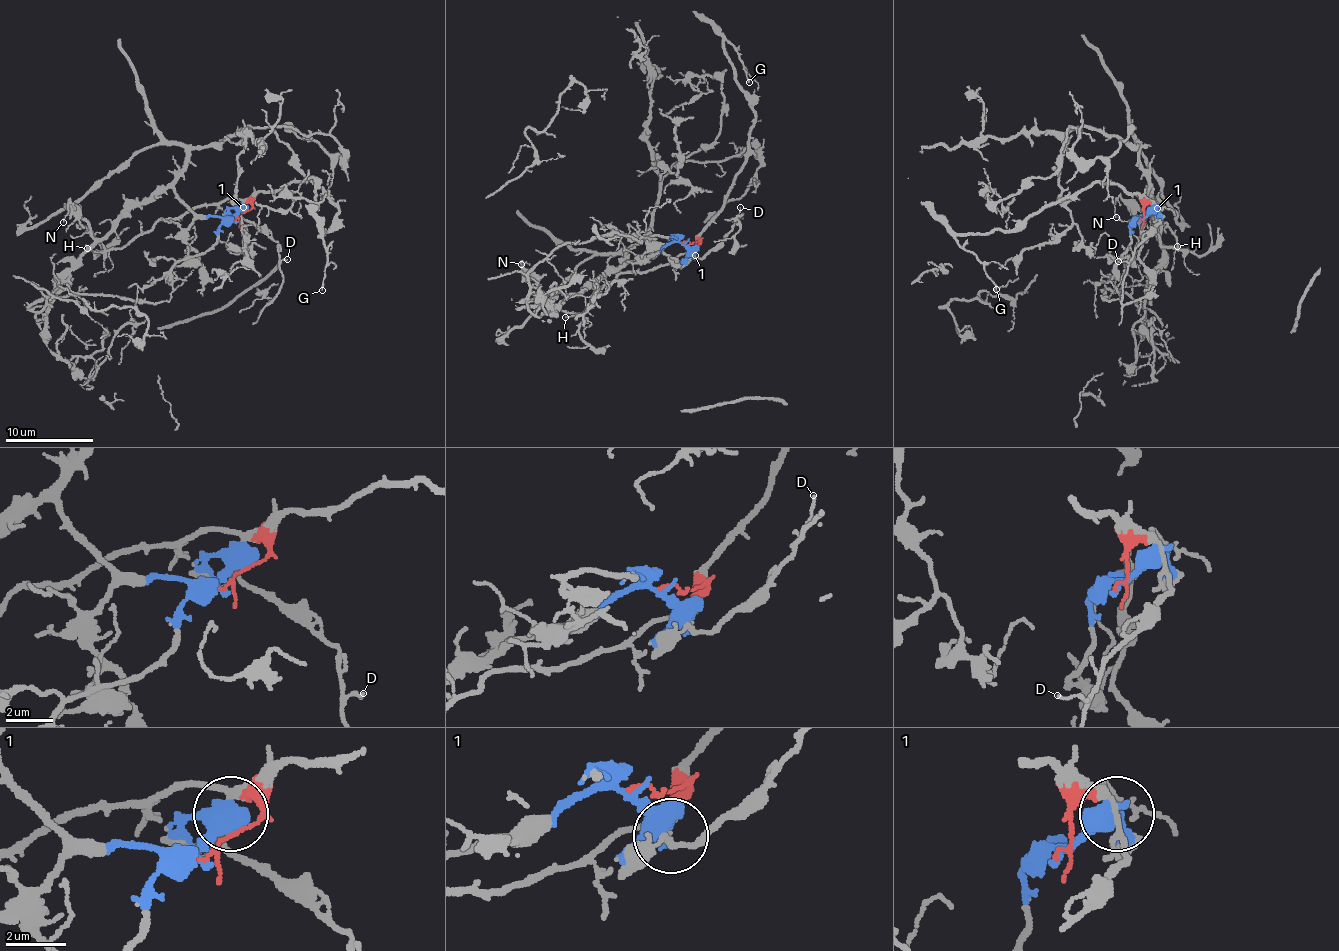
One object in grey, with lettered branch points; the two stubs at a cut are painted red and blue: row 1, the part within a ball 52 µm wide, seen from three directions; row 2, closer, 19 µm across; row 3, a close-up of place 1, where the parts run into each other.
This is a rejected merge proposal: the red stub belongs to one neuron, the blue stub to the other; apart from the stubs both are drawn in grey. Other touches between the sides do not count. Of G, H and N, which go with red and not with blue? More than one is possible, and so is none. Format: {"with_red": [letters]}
{"with_red": ["G", "H"]}

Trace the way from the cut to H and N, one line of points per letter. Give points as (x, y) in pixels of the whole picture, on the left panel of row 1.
H: (235, 220), (250, 207), (249, 203), (227, 198), (176, 218), (163, 218), (119, 248), (102, 252), (86, 248)
N: (235, 220), (199, 216), (171, 187), (160, 187), (102, 237), (92, 235), (90, 224), (70, 201), (64, 221)

